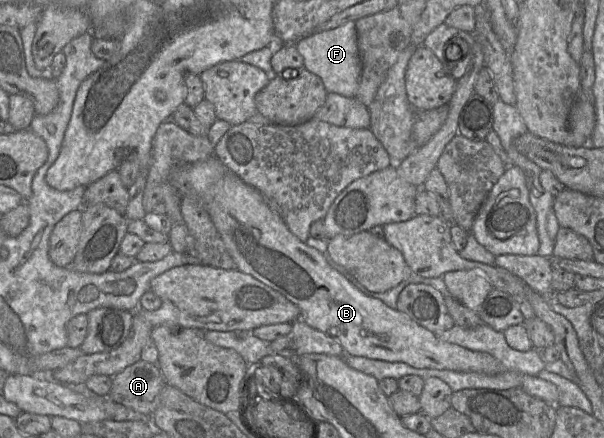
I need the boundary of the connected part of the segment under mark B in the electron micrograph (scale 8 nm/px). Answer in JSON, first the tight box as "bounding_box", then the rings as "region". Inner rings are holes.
{"bounding_box":[169,155,504,375],"region":[[[215,155],[195,163],[176,165],[169,182],[181,197],[195,197],[203,203],[239,271],[285,296],[299,308],[301,320],[335,338],[345,353],[404,362],[415,368],[487,375],[504,371],[490,354],[444,342],[405,313],[362,293],[327,262],[323,253],[291,233],[279,211]]]}

